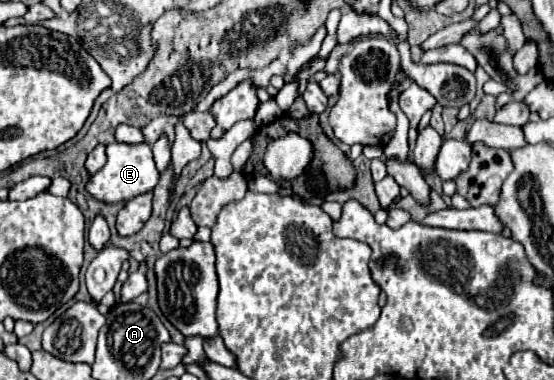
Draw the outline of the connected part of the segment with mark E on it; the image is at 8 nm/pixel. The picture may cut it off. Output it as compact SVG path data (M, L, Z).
M111 143L107 145L107 163L101 171L97 171L85 185L85 191L101 201L101 203L119 203L119 201L129 201L141 193L153 191L153 187L159 181L159 171L155 169L153 153L149 143L141 145L127 145L127 143Z

